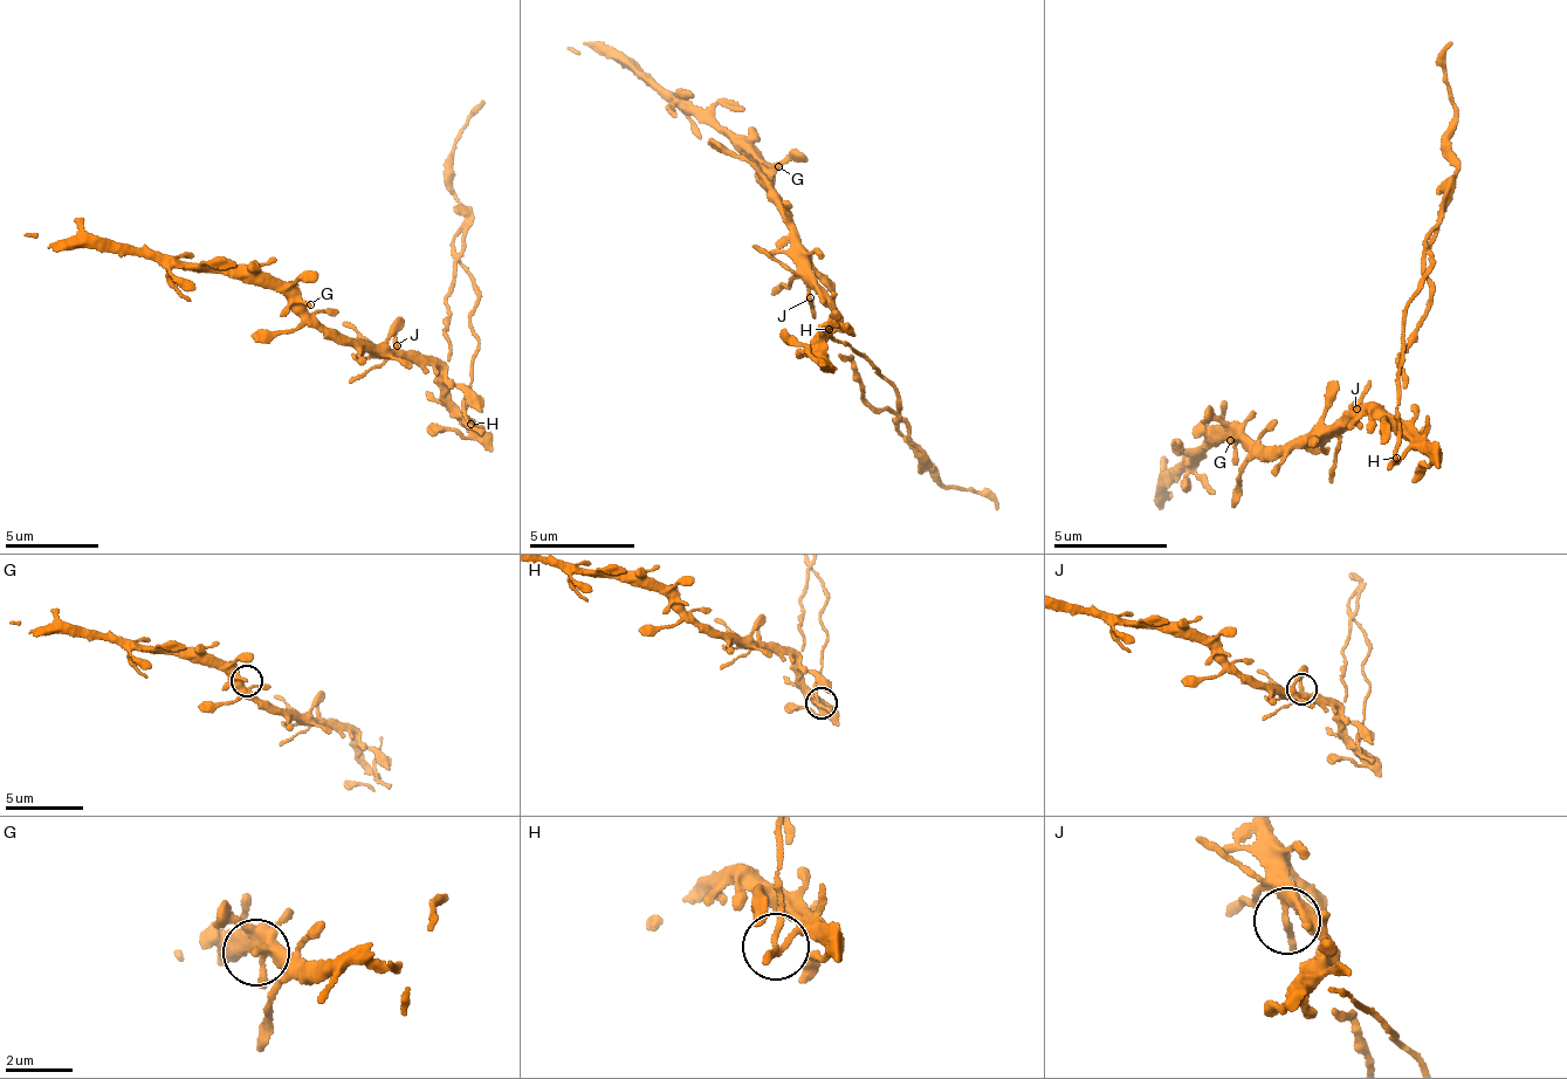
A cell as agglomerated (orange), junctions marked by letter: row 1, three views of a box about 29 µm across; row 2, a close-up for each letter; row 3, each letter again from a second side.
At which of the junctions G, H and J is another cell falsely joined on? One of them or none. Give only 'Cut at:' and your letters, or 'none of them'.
Cut at: H

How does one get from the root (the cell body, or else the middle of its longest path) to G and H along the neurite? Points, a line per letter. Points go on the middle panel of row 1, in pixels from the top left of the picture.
G: (819, 288), (810, 269), (810, 255), (796, 233), (796, 222), (769, 183), (769, 173), (778, 166)
H: (819, 288), (819, 297), (829, 306), (829, 321), (818, 337), (823, 342), (827, 328)

